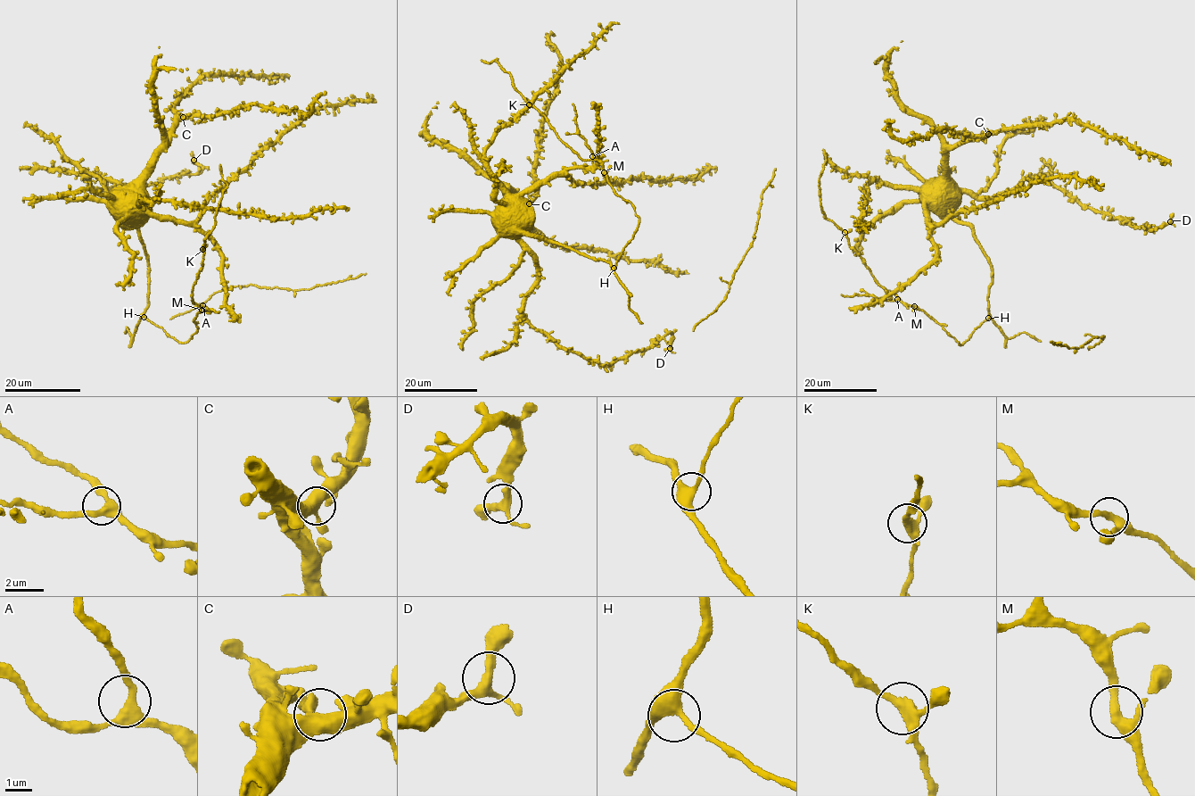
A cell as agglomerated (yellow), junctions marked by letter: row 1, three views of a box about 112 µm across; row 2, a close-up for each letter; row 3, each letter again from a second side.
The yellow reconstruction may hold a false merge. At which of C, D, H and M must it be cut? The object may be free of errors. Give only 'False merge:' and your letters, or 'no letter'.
False merge: no letter

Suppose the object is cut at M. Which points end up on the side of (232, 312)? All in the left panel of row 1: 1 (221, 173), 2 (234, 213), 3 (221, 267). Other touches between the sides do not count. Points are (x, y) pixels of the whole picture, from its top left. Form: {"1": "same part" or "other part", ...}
{"1": "other part", "2": "same part", "3": "same part"}

